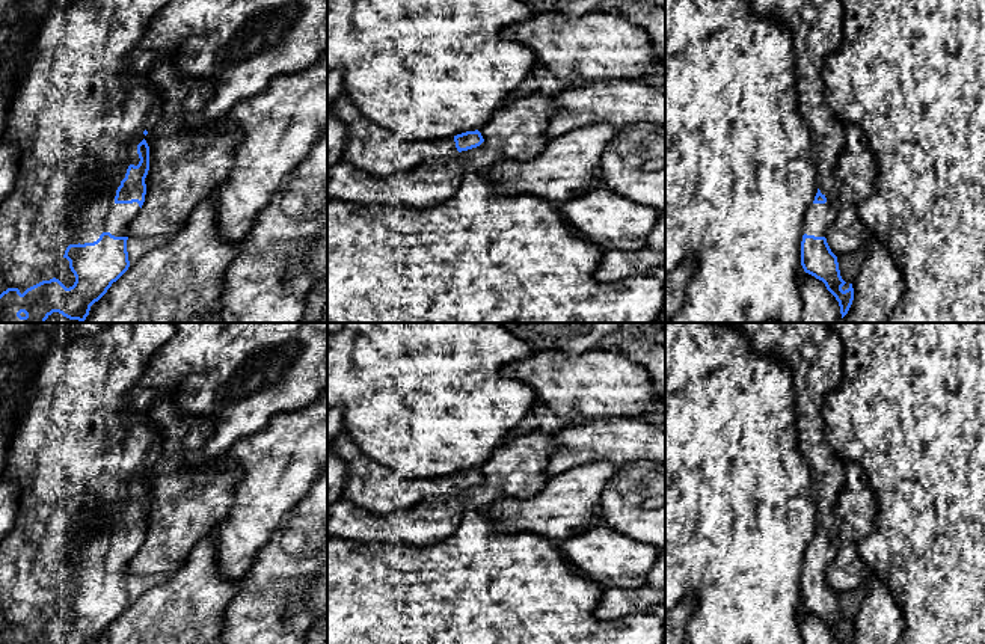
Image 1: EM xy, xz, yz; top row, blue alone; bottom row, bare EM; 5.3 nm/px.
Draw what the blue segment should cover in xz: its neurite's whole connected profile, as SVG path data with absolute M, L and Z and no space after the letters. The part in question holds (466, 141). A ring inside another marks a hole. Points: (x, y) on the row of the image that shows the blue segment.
M345 94L333 101L333 115L348 131L341 160L379 178L406 173L430 160L448 160L484 142L478 130L440 140L404 140L367 119Z

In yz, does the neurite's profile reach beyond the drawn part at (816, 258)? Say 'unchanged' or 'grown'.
grown

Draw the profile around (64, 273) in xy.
M62 258L62 261L57 264L54 278L59 279L66 288L74 285L75 276L71 271L69 261L66 258Z

